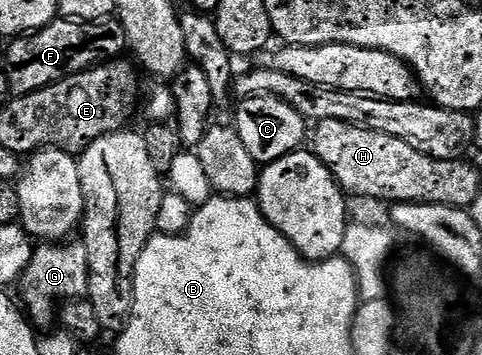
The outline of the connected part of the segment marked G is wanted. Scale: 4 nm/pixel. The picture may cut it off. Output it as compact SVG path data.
M72 239L61 245L40 243L33 248L30 263L18 282L18 301L33 330L48 331L57 324L61 304L73 299L87 298L89 287L90 271L83 240Z

